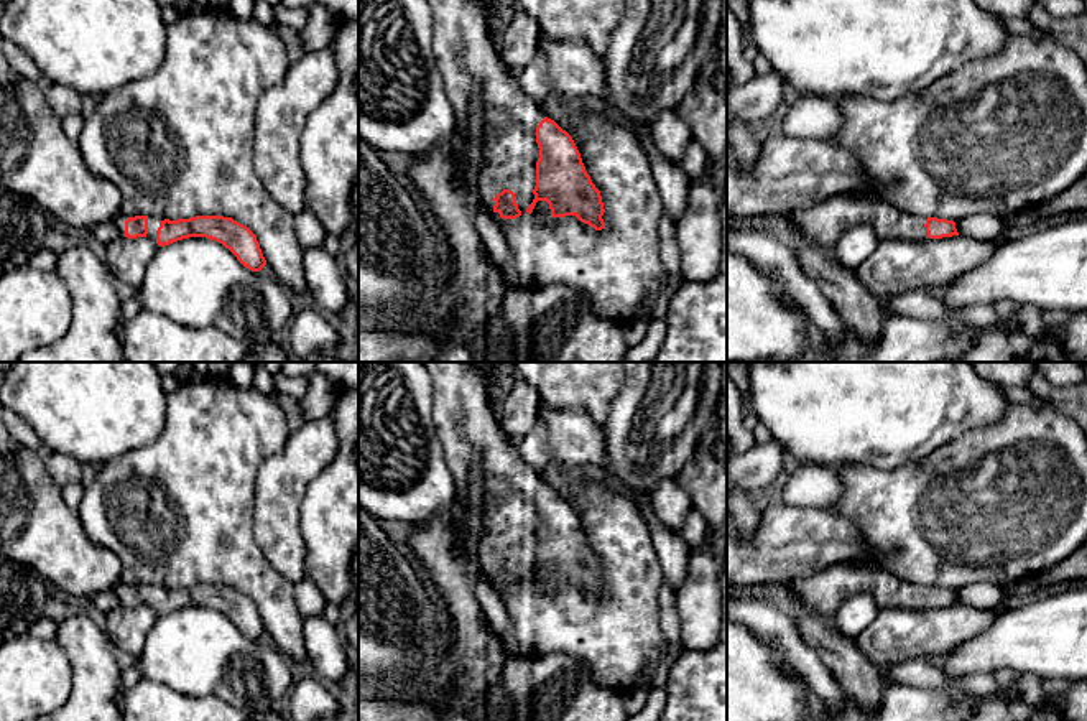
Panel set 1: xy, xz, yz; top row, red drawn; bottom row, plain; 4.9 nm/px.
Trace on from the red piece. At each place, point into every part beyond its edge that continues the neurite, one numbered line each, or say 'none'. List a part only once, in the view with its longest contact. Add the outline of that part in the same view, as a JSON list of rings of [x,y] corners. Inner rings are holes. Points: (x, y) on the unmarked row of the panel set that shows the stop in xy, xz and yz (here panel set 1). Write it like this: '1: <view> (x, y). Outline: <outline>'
1: xz (466, 425). Outline: [[[475,362],[423,364],[432,382],[432,421],[456,481],[459,505],[467,502],[472,464],[479,463],[482,469],[480,570],[493,581],[493,566],[510,558],[521,584],[528,586],[539,527],[534,502],[544,482],[521,461],[516,443],[503,433]]]

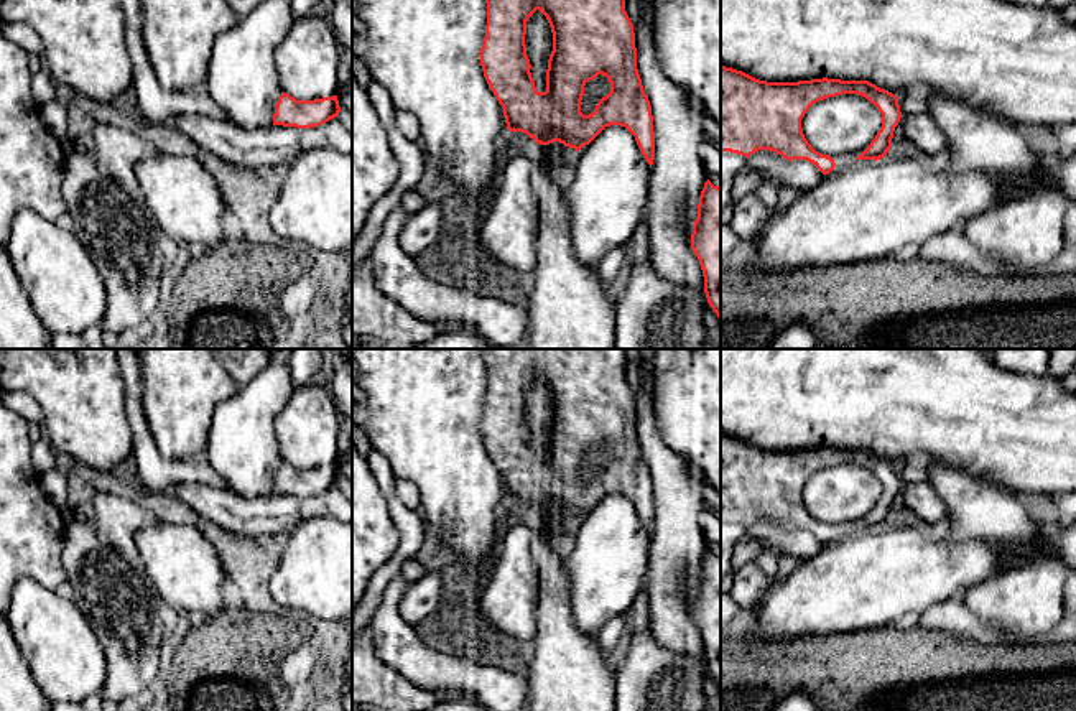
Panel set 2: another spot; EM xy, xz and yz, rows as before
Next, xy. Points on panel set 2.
none

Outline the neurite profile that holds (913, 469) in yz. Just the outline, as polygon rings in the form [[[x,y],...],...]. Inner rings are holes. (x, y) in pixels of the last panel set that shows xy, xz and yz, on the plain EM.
[[[913,456],[898,464],[902,484],[928,482],[926,459]]]

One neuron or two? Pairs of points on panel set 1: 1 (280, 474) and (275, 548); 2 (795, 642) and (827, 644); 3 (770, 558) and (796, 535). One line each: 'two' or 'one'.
1: one
2: two
3: one

